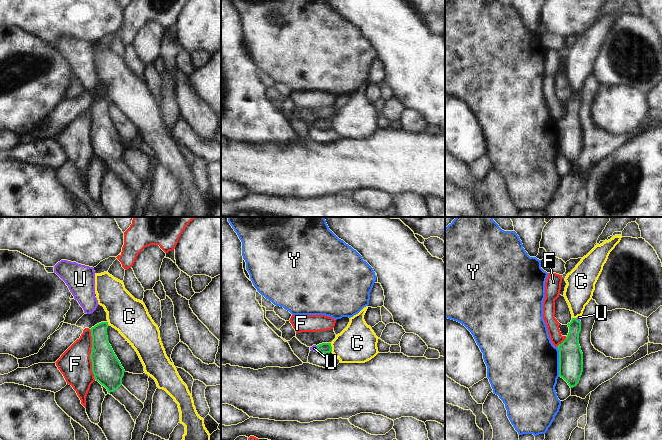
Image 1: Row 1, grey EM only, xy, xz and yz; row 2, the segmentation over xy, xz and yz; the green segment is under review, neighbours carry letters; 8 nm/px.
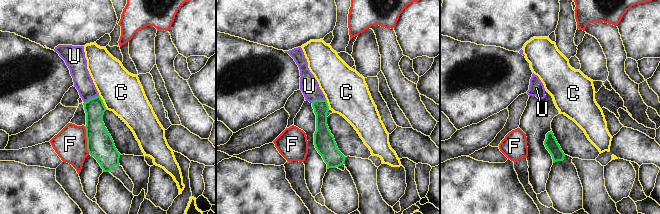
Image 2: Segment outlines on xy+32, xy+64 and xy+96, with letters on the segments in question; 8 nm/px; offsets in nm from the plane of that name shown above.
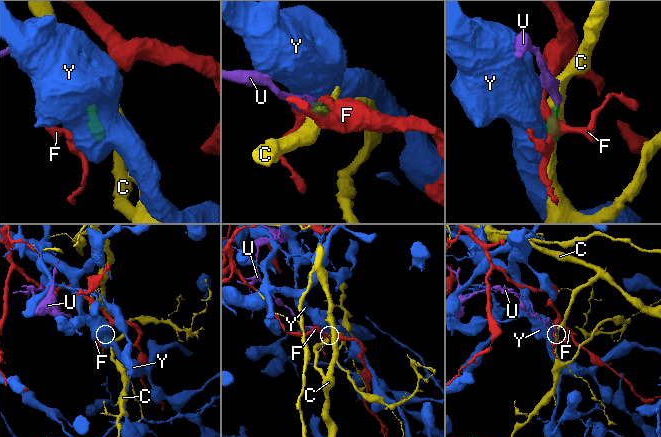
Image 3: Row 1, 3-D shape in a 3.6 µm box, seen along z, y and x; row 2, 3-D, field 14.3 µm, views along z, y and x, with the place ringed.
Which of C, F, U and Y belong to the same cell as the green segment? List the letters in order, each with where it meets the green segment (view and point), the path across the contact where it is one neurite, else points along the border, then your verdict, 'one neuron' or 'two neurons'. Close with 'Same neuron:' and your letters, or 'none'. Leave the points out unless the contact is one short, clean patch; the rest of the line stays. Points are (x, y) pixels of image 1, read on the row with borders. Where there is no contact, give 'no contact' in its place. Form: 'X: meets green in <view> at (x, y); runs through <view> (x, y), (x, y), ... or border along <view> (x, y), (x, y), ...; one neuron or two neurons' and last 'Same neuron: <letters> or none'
C: meets green in xz at (331, 347); border along xz (330, 343), (332, 351); two neurons
F: meets green in xy at (90, 354); border along xy (89, 329), (91, 336), (91, 371), (95, 379); two neurons
U: meets green in xz at (317, 348); runs through xz (324, 348), (317, 348), (314, 348); one neuron
Y: meets green in yz at (559, 362); border along yz (556, 347), (558, 350), (559, 376); two neurons
Same neuron: U

